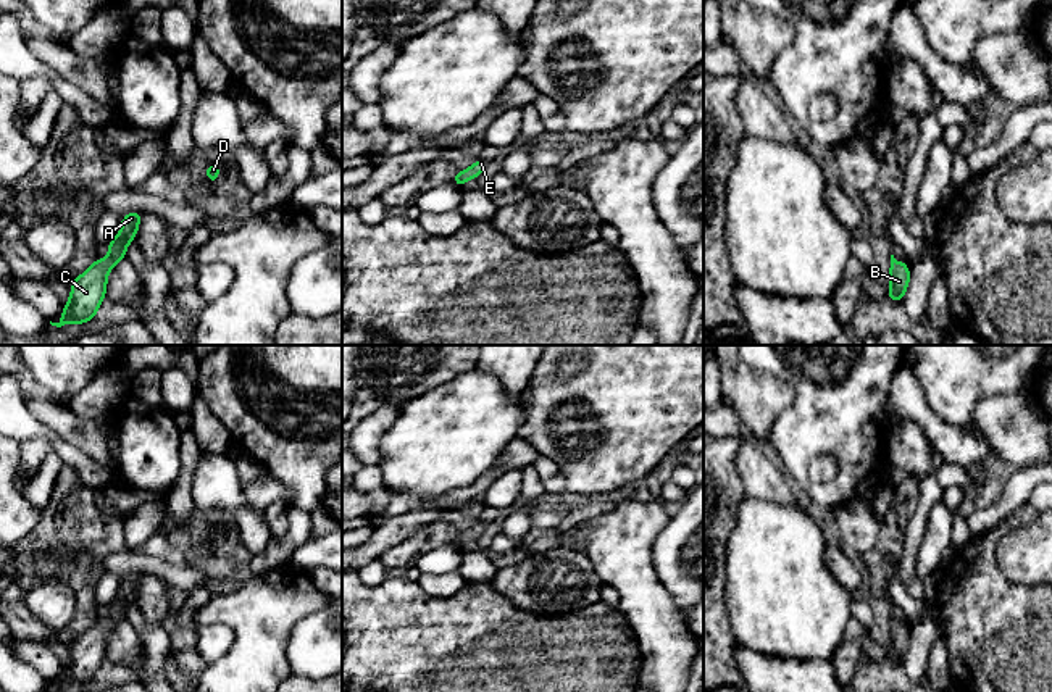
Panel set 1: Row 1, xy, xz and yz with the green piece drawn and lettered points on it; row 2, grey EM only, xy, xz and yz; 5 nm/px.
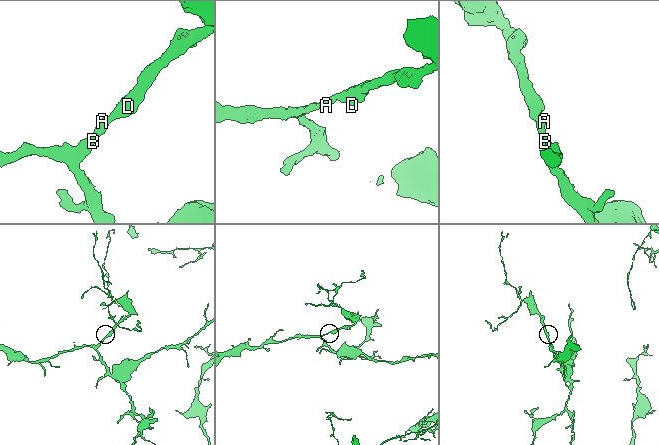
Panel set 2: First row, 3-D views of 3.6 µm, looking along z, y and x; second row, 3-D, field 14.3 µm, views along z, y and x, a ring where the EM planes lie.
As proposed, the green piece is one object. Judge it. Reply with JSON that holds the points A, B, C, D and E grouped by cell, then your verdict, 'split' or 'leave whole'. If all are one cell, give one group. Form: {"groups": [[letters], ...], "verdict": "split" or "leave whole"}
{"groups": [["A", "B", "C", "D", "E"]], "verdict": "leave whole"}

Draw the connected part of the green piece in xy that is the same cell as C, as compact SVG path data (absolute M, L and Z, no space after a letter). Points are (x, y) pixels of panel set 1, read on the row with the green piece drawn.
M137 211L123 216L121 232L106 244L110 248L108 256L105 260L97 258L77 279L71 281L71 297L63 303L65 311L60 321L50 321L52 326L86 324L95 318L98 306L106 297L110 269L126 258L127 244L137 239L137 227L142 218L144 213Z

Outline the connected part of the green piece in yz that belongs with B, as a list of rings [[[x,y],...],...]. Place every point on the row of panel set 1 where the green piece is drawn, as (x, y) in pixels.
[[[891,255],[891,287],[887,289],[887,300],[895,300],[902,303],[905,290],[910,282],[910,266],[902,263],[900,260],[895,260],[894,255]]]

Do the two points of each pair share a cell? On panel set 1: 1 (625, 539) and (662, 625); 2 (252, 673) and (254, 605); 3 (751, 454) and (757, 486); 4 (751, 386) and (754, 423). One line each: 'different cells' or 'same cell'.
1: same cell
2: same cell
3: same cell
4: same cell

